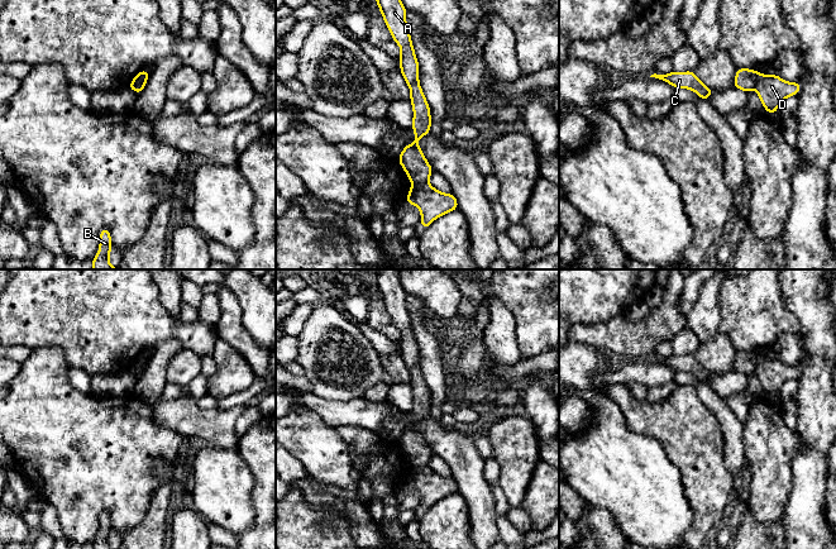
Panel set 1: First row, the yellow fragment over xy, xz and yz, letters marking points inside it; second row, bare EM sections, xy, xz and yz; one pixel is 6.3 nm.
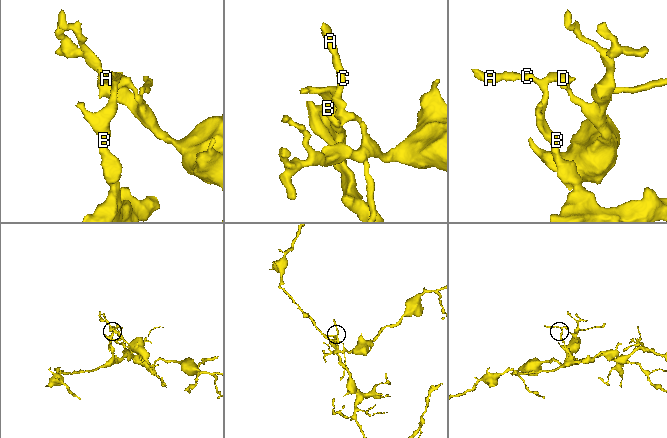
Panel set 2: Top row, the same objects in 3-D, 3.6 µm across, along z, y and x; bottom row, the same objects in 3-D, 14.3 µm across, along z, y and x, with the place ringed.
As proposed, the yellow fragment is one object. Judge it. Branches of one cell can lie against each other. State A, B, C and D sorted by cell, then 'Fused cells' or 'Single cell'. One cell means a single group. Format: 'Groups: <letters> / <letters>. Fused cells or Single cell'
Groups: A B C / D. Fused cells

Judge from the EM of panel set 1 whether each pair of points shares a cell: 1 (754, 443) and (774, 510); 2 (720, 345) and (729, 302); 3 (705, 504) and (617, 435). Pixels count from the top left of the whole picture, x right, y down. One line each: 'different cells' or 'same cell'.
1: same cell
2: different cells
3: different cells

